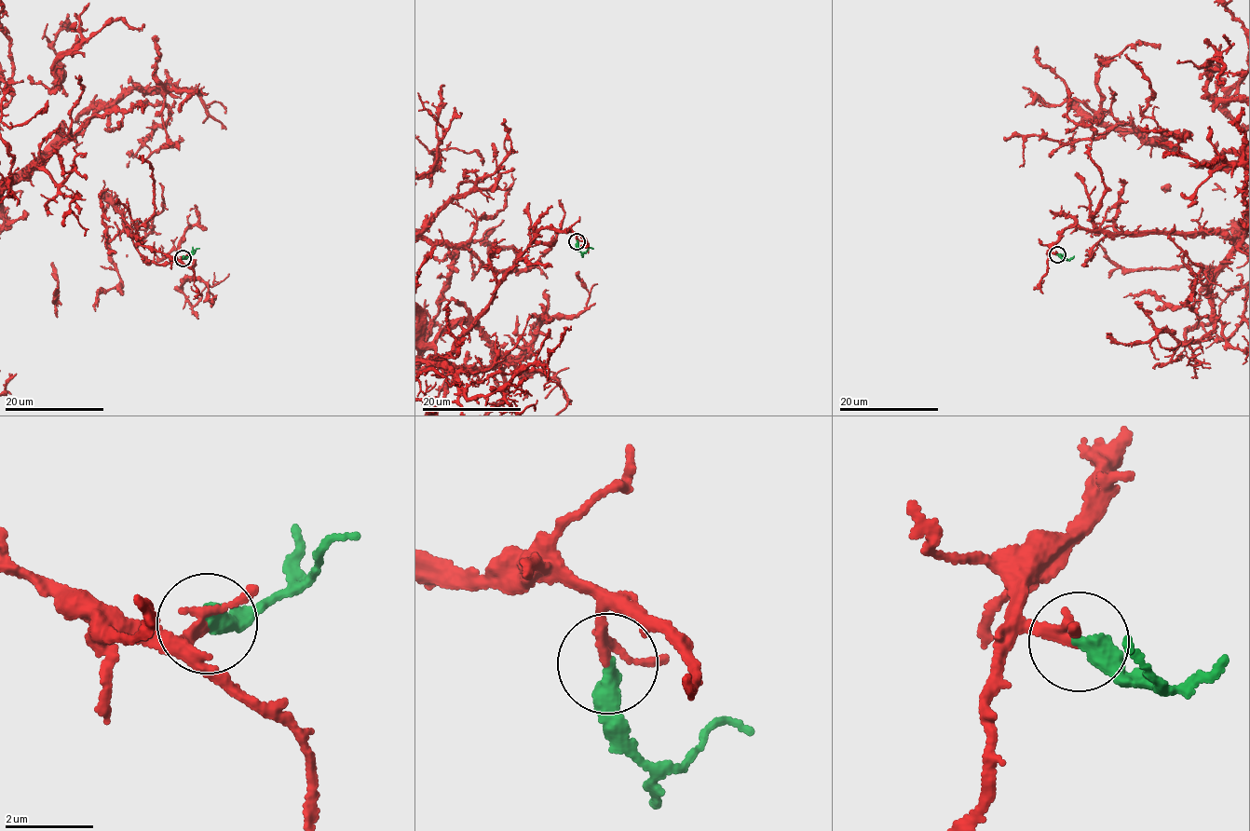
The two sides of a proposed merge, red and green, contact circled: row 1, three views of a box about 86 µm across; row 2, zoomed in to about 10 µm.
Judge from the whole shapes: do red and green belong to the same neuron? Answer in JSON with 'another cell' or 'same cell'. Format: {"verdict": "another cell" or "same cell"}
{"verdict": "same cell"}

